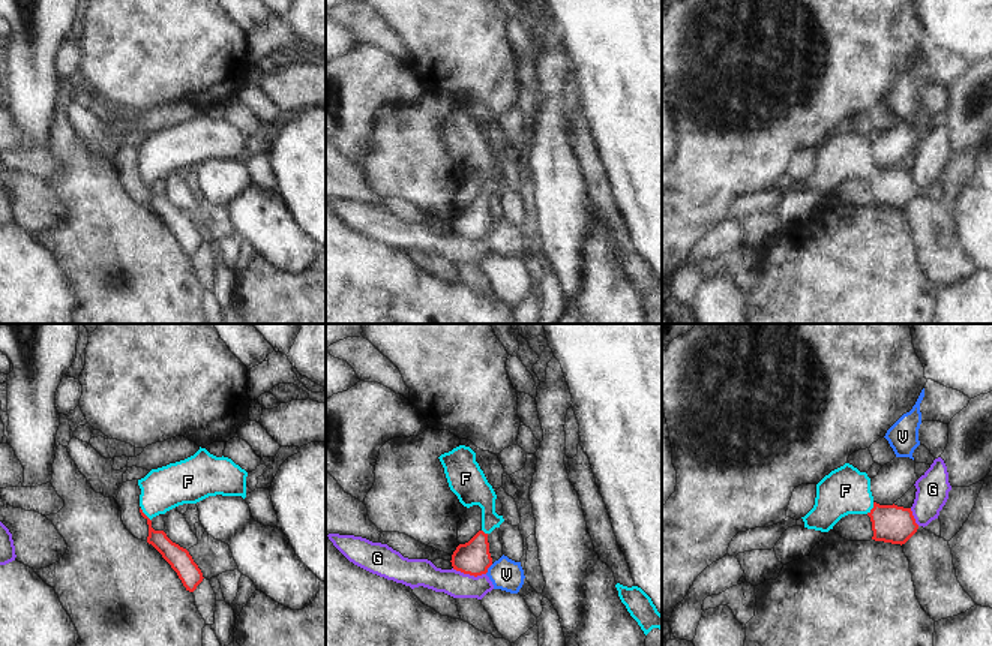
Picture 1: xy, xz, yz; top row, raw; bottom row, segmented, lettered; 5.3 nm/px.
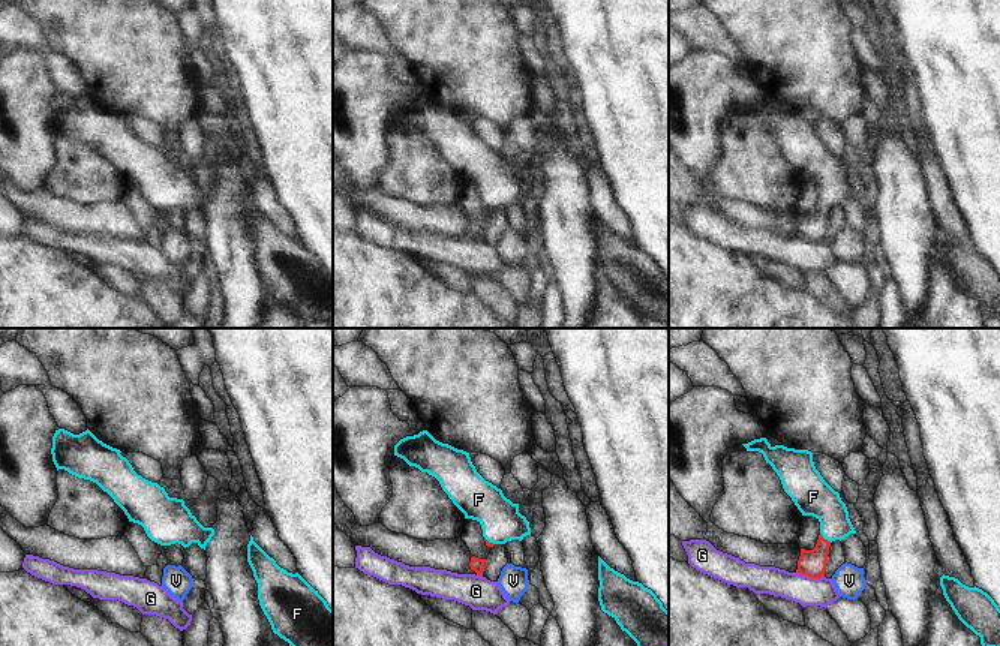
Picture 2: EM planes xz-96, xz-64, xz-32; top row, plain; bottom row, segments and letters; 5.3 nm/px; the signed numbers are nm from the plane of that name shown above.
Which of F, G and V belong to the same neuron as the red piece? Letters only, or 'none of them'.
F

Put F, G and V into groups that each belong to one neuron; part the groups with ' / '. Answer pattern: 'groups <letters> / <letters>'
groups F / G / V

